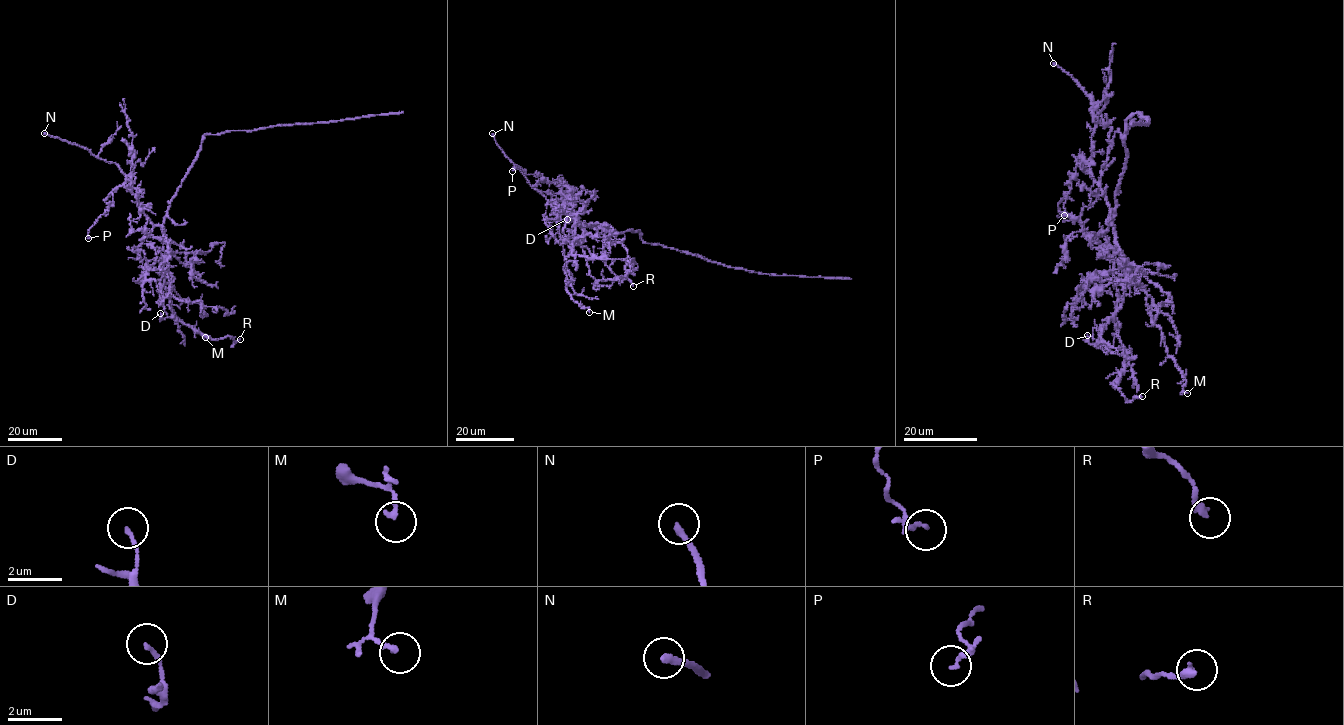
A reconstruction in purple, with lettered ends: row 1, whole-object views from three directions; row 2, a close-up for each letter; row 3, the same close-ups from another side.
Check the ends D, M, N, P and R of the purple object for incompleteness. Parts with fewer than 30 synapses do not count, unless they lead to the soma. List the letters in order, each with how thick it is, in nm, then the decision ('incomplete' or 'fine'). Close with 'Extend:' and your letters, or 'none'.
D: 150 nm thick; fine
M: 190 nm thick; fine
N: 240 nm thick; fine
P: 140 nm thick; fine
R: 280 nm thick; fine
Extend: none

